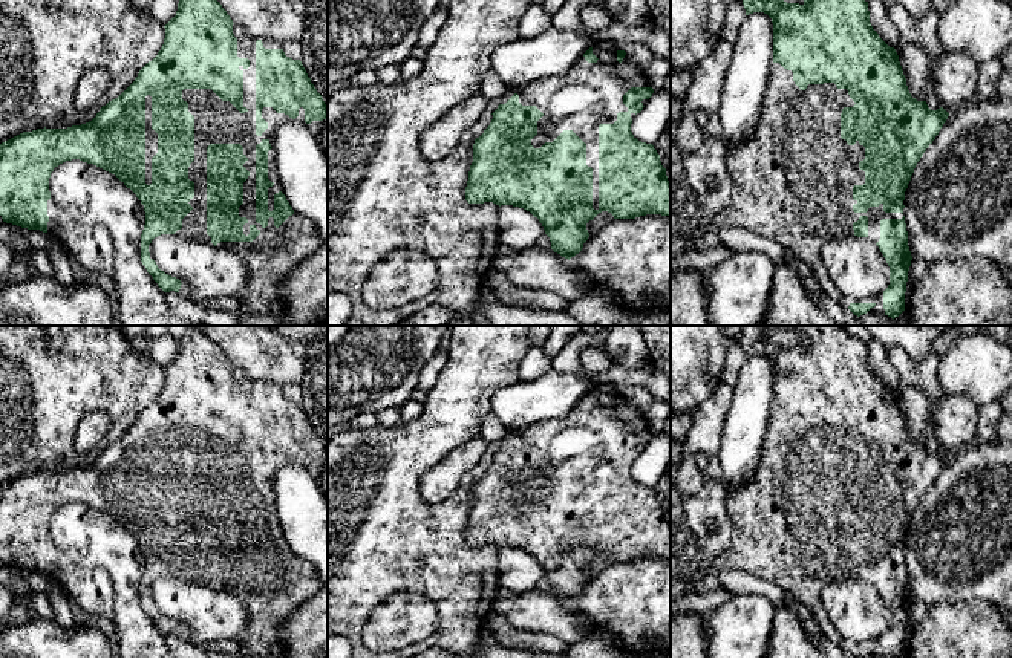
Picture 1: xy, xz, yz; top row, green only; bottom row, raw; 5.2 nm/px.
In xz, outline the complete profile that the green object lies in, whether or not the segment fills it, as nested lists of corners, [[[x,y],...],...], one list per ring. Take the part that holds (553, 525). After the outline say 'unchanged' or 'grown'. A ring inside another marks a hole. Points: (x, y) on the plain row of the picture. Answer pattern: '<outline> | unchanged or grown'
[[[596,387],[565,418],[508,430],[491,456],[490,468],[475,482],[465,543],[530,554],[542,566],[551,592],[568,603],[582,594],[589,580],[586,566],[602,554],[611,555],[614,562],[671,559],[671,525],[660,497],[652,487],[638,484],[631,474],[632,461],[643,453],[652,436],[645,413],[631,406],[625,393],[608,393]]] | grown

